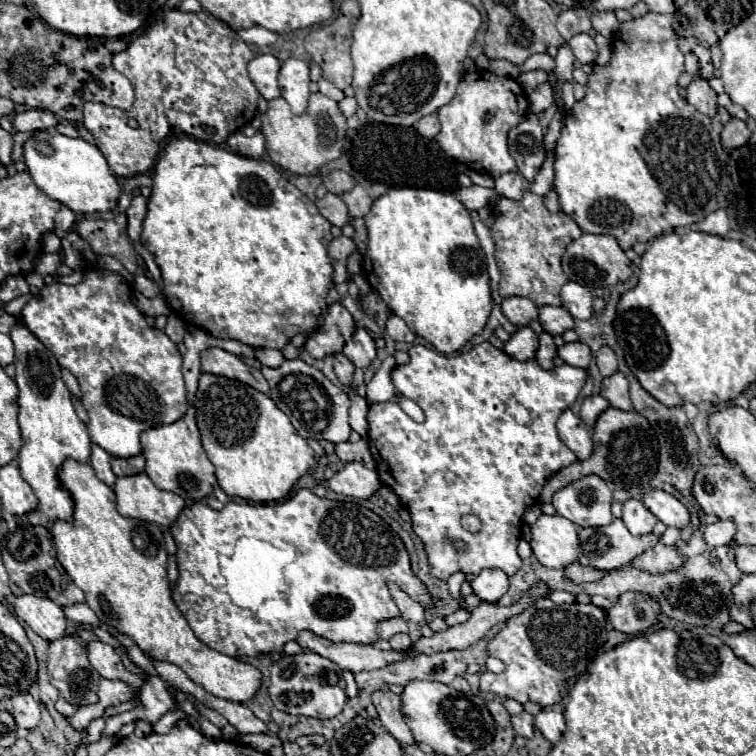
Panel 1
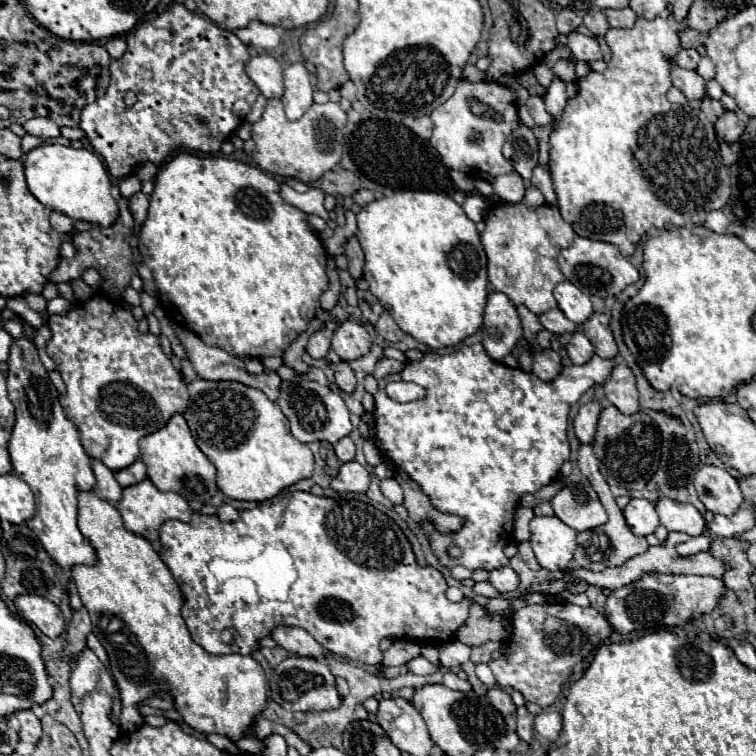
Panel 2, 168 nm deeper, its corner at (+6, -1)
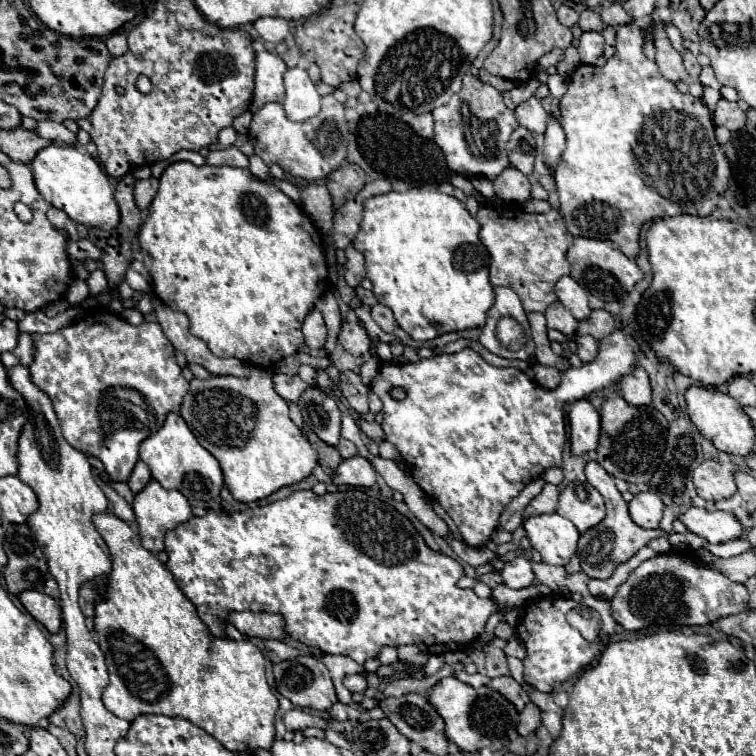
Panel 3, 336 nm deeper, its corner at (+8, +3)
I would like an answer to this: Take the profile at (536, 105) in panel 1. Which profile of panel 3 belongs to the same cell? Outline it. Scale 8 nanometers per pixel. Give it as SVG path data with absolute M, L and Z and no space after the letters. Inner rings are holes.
M528 98L526 102L522 102L516 110L516 120L520 126L528 128L530 132L538 132L538 134L544 134L546 130L546 120L548 120L548 114L544 112L544 108L540 106L540 100L538 98Z

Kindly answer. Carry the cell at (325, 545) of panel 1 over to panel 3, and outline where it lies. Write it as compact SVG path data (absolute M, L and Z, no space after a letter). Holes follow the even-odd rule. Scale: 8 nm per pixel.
M300 490L284 500L278 500L268 506L254 508L254 510L246 510L246 512L226 514L222 510L208 510L206 516L202 516L202 518L192 516L188 522L182 522L180 526L172 528L166 534L164 544L166 544L166 554L168 554L166 568L174 574L178 588L196 606L198 616L204 620L204 624L208 626L208 630L214 636L226 636L222 620L228 620L228 614L234 610L248 608L252 612L282 614L286 618L286 632L292 640L306 644L310 648L318 648L326 654L344 654L344 656L350 656L354 662L364 664L368 658L378 658L382 646L398 648L402 644L414 644L426 654L444 654L450 650L464 650L472 644L474 638L478 638L484 632L484 626L486 626L490 614L494 614L494 610L496 610L496 604L492 602L492 598L480 598L470 588L458 588L458 580L460 580L460 576L464 576L464 568L454 558L450 558L442 552L430 550L426 546L424 538L420 536L420 532L416 532L416 528L404 514L400 514L394 506L382 502L380 498L368 496L364 490L346 490L346 492L324 494L324 496L318 496L312 490ZM255 562L260 562L258 570L255 570ZM252 586L254 586L254 590L252 590Z

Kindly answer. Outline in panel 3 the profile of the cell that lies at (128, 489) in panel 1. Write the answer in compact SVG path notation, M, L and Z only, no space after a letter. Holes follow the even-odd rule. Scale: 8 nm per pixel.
M156 480L136 494L134 504L142 546L152 554L164 550L164 534L192 516L188 500L178 490L166 490Z

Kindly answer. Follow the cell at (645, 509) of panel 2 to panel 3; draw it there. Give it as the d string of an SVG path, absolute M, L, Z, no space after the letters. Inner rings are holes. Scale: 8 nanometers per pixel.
M640 492L628 504L630 516L640 528L658 528L664 512L664 504L658 494L654 492Z

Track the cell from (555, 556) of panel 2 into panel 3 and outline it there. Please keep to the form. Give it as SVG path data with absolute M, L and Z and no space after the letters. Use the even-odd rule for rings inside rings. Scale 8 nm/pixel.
M540 514L524 522L526 534L534 550L540 552L544 564L564 566L576 552L580 532L560 514Z

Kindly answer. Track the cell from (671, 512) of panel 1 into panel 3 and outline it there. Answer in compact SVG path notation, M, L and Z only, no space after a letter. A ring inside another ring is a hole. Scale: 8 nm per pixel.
M688 508L682 516L686 528L710 544L724 544L742 538L744 526L730 512L710 512L704 508Z

